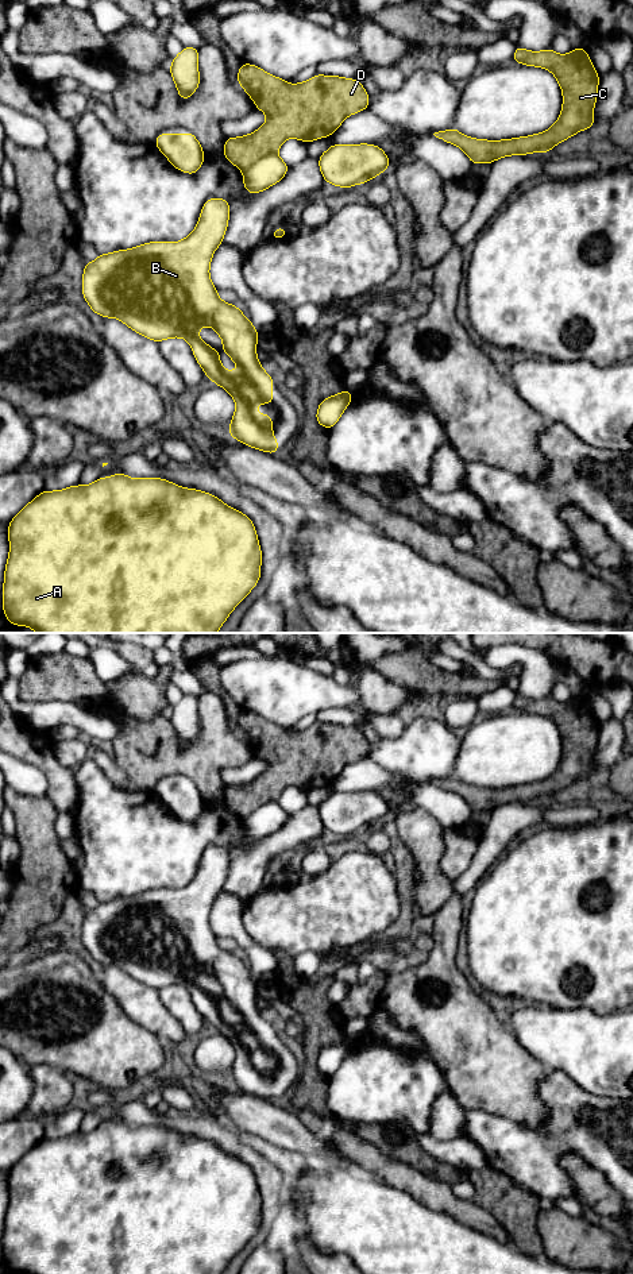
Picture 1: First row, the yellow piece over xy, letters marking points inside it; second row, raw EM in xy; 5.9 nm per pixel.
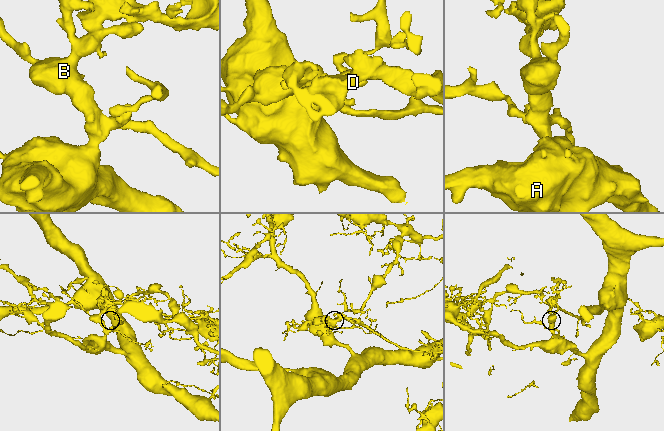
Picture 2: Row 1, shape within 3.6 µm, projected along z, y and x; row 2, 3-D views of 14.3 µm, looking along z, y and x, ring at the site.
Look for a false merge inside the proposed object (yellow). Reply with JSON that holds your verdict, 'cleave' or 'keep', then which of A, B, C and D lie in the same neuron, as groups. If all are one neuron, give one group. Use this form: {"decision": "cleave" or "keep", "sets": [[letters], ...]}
{"decision": "cleave", "sets": [["A", "B"], ["C", "D"]]}

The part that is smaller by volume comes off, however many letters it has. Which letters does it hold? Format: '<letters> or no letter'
C, D

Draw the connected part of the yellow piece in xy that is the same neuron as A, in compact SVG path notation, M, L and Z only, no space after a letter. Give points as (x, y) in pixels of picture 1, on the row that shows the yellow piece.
M116 472L88 486L43 490L8 524L8 537L9 556L1 592L4 614L12 625L30 626L36 633L216 633L260 578L262 552L251 518L209 493L184 489L161 478L132 479Z

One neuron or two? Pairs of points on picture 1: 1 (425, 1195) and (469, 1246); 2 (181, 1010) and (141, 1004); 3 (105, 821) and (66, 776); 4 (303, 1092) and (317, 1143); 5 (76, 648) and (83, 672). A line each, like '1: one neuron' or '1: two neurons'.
1: two neurons
2: two neurons
3: two neurons
4: two neurons
5: two neurons

